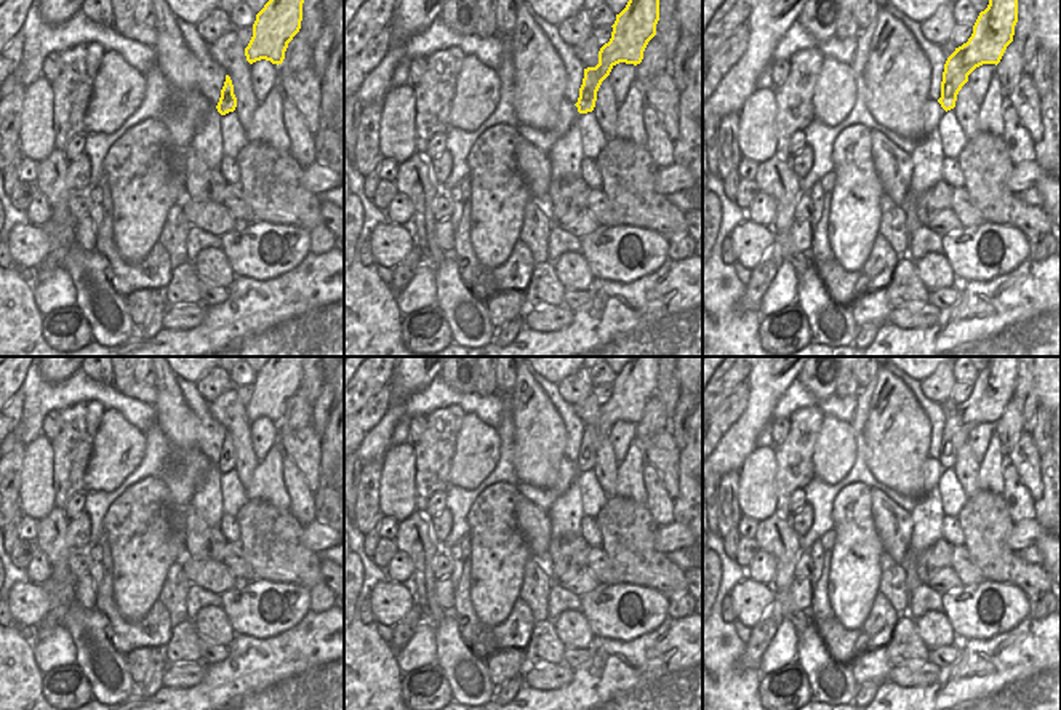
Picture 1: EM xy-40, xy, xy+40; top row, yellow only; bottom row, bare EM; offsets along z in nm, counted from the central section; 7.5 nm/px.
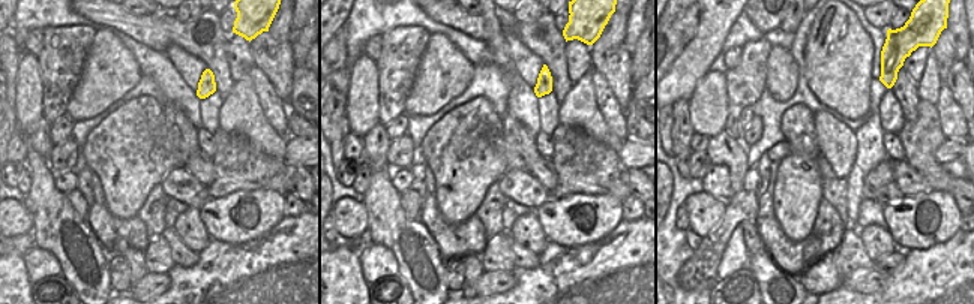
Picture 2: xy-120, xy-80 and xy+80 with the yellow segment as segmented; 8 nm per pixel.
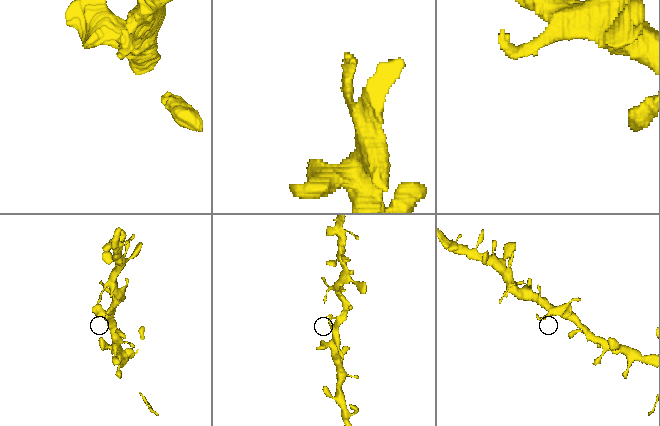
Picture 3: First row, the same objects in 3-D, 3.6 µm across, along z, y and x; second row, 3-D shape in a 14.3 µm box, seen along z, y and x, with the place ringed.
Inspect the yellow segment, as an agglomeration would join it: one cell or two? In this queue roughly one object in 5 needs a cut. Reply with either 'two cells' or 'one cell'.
one cell

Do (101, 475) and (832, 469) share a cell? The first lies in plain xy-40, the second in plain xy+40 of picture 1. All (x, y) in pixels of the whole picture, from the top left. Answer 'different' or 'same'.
same

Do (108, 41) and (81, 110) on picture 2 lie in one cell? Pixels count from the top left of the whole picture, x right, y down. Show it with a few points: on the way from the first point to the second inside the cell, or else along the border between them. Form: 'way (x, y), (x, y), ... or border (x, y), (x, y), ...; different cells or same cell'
way (108, 57), (108, 74), (95, 93); same cell

